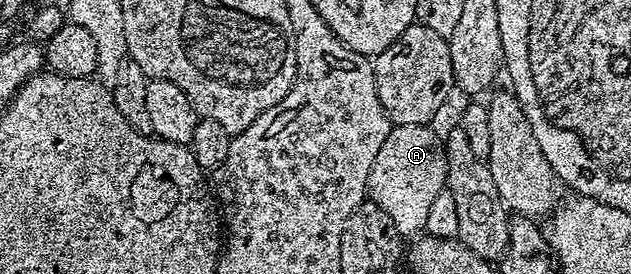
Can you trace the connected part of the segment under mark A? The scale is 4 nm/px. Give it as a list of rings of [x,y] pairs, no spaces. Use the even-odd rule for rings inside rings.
[[[392,125],[389,136],[385,136],[385,144],[381,144],[381,152],[377,152],[377,160],[373,160],[373,168],[369,172],[367,192],[370,201],[375,202],[377,208],[383,209],[393,219],[400,236],[415,236],[424,229],[433,200],[447,184],[443,138],[435,135],[431,129],[430,125]]]

